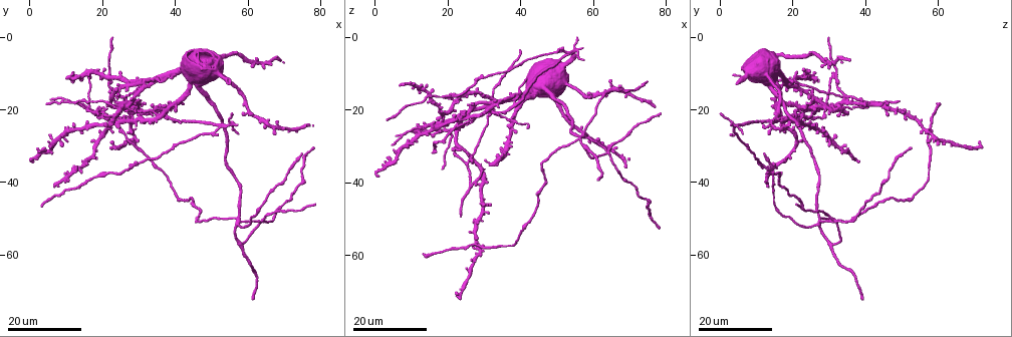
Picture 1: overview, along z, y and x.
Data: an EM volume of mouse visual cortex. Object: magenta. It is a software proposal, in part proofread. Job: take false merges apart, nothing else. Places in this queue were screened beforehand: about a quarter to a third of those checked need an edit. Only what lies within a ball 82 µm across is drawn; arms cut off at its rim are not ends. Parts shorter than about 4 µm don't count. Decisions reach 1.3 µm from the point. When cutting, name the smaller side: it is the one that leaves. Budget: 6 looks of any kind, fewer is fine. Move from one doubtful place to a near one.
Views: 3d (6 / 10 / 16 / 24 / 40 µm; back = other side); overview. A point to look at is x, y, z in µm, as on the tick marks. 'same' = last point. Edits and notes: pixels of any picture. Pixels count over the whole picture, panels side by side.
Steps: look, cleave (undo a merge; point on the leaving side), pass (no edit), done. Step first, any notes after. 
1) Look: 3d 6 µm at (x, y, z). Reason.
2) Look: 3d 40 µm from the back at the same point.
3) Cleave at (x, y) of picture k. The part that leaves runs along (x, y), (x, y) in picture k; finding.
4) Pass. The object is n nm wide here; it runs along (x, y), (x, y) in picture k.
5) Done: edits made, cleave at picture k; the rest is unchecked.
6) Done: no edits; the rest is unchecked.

Look: 3d 16 µm at (38.0, 20.0, 23.5).

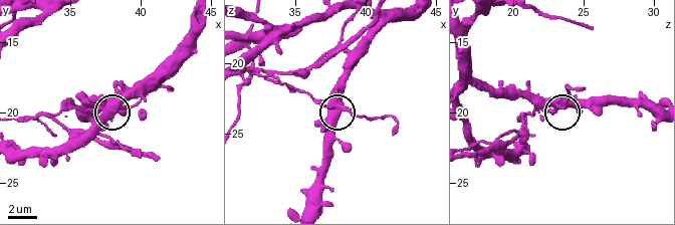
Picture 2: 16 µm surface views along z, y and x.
Look: 3d 10 µm at (38.4, 19.4, 23.2). Closer look.

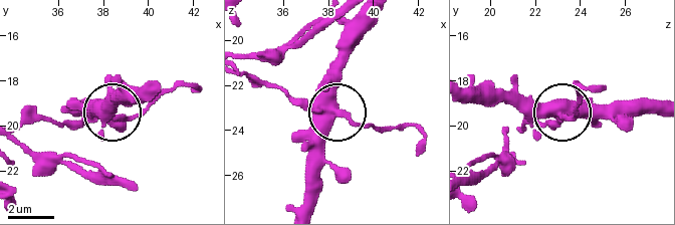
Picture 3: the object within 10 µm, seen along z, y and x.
Cleave at (73, 127) of picture 3. The part that leaves runs along (326, 111), (305, 109), (282, 90), (242, 73) in picture 3; a second cell is stuck on.

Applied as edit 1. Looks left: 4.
Look: overview.

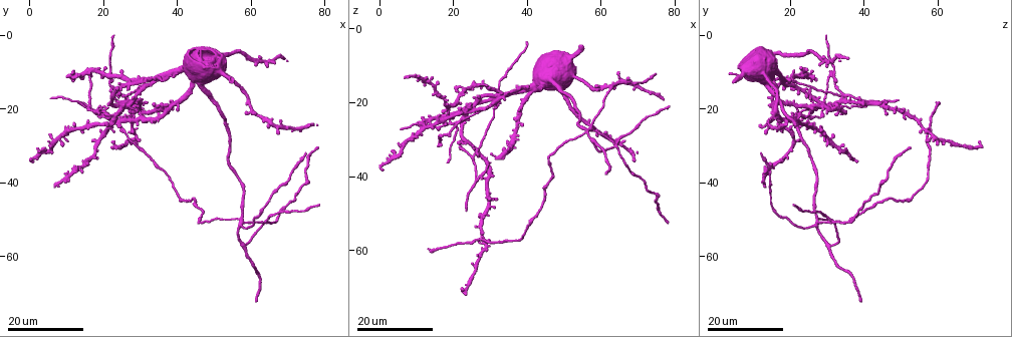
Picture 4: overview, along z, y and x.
Look: 3d 24 µm at (27.0, 22.5, 21.5). Branch point.

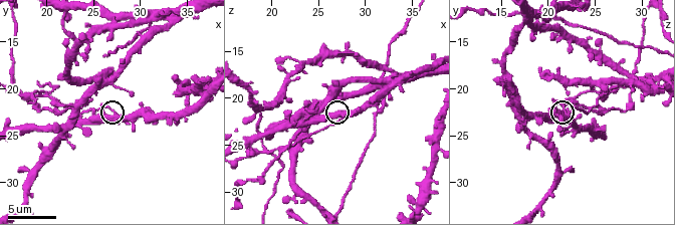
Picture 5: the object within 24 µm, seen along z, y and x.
Look: 3d 10 µm at (27.4, 22.6, 22.0). Zoom in.

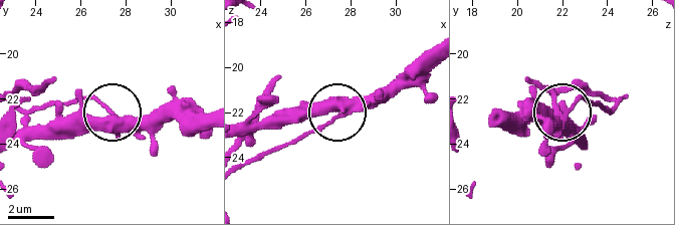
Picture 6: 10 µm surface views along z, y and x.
Cleave at (104, 103) of picture 6. The object is 280 nm wide here; two cells meet here.

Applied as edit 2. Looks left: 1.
Look: 3d 6 µm at (31.6, 12.4, 17.8).

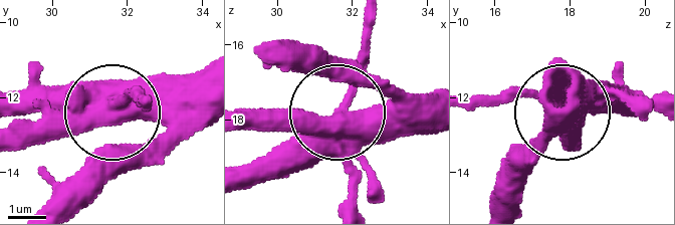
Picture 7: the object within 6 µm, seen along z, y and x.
Cleave at (350, 196) of picture 7. The object is 500 nm wide here; the part that leaves runs along (338, 144), (348, 208) in picture 7; two cells meet here.

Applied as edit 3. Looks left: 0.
Done: edits made, cleave at picture 3, cleave at picture 6, cleave at picture 7; the rest is unchecked.

